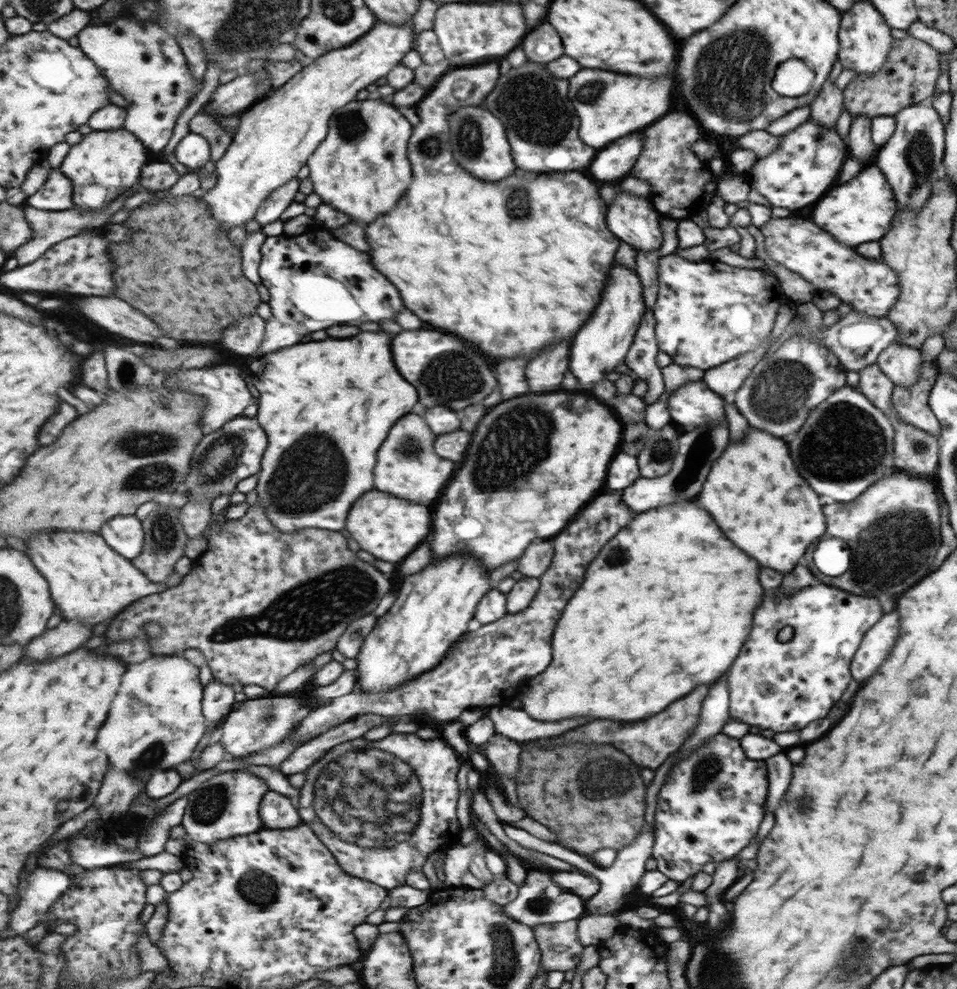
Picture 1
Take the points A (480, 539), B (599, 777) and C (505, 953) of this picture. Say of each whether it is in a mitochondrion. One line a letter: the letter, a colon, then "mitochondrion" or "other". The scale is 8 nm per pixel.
A: other
B: mitochondrion
C: mitochondrion

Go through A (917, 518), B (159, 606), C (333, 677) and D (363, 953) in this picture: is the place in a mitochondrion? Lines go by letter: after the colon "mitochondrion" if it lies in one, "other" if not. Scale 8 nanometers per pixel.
A: mitochondrion
B: other
C: other
D: other

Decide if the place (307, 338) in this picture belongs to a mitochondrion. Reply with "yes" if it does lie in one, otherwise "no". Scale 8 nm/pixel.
no

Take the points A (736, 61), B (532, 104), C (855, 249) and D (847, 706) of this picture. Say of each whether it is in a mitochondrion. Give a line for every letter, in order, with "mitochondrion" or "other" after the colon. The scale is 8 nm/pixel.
A: mitochondrion
B: mitochondrion
C: other
D: other

